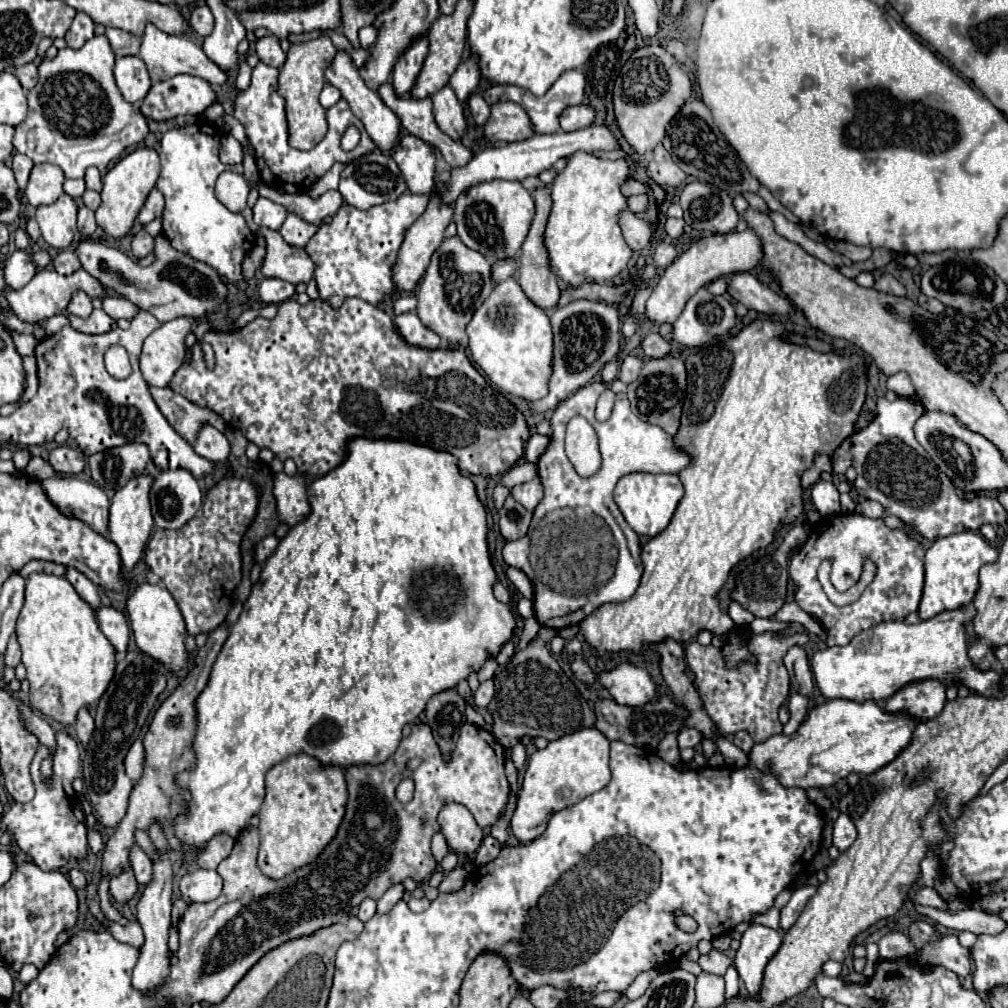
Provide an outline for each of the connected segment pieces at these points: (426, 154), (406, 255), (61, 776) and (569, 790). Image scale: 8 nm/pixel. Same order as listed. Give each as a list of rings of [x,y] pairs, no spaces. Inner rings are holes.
[[[403,135],[393,153],[395,163],[405,175],[407,191],[429,193],[435,181],[435,151],[415,135]]]
[[[433,195],[427,211],[409,227],[409,231],[405,235],[405,241],[403,241],[401,249],[399,249],[399,255],[395,259],[395,265],[393,265],[393,283],[395,283],[397,291],[413,291],[417,287],[417,283],[421,281],[421,277],[423,277],[423,273],[425,273],[425,269],[429,265],[429,259],[431,259],[433,251],[443,241],[443,231],[449,225],[451,217],[453,217],[451,207],[445,205],[445,203],[441,203],[437,199],[437,195]]]
[[[57,733],[57,749],[51,751],[45,745],[39,745],[37,755],[31,763],[31,777],[37,789],[33,801],[15,803],[3,815],[1,825],[13,833],[19,849],[33,857],[33,861],[44,871],[60,870],[71,858],[77,861],[87,859],[89,845],[87,845],[88,829],[85,825],[85,815],[71,787],[73,779],[79,775],[81,775],[81,763],[79,763],[79,747],[75,739],[71,739],[67,733]],[[47,757],[53,757],[53,775],[49,783],[45,783],[45,777],[41,775],[39,769],[41,761]]]
[[[583,727],[575,733],[549,741],[545,749],[535,751],[527,761],[523,785],[519,789],[517,809],[511,817],[511,833],[519,841],[533,841],[543,833],[543,823],[555,813],[591,793],[601,791],[611,779],[609,739],[595,727]]]

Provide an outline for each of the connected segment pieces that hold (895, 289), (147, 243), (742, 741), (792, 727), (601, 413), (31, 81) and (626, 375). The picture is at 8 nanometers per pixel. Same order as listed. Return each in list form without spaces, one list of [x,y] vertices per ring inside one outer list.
[[[883,273],[875,279],[873,285],[877,291],[885,291],[885,293],[893,293],[893,295],[905,295],[905,287],[891,275],[891,273]]]
[[[141,229],[139,233],[133,235],[133,255],[137,259],[143,259],[151,251],[153,251],[153,237],[145,229]]]
[[[741,731],[741,733],[735,733],[733,735],[733,743],[741,749],[741,751],[745,751],[745,753],[749,753],[749,749],[753,747],[753,737],[749,737],[749,733],[745,733],[745,731]]]
[[[793,693],[789,699],[789,711],[791,711],[791,719],[789,723],[783,727],[785,735],[791,735],[797,731],[799,723],[805,719],[807,715],[807,705],[809,705],[809,697],[801,695],[801,693]]]
[[[607,387],[607,389],[601,393],[599,403],[597,403],[597,419],[599,419],[599,421],[603,421],[603,419],[609,417],[611,407],[613,407],[613,401],[615,401],[615,393]]]
[[[27,63],[23,67],[17,67],[15,75],[17,75],[19,83],[23,85],[23,89],[33,89],[33,85],[37,85],[37,65],[35,63]]]
[[[627,355],[621,363],[621,371],[619,371],[619,381],[623,383],[633,383],[637,377],[639,377],[639,371],[641,371],[641,365],[643,361],[639,357],[633,357],[633,355]]]

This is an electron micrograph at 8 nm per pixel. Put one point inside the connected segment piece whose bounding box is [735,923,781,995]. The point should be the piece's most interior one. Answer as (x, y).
(758, 944)

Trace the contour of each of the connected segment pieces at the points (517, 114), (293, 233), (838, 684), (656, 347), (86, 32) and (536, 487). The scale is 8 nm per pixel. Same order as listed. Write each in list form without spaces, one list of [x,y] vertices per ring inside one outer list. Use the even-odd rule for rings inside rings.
[[[511,101],[495,103],[489,121],[483,125],[483,137],[491,143],[513,143],[531,135],[533,131],[529,133],[529,117],[525,109]]]
[[[291,213],[291,215],[285,219],[285,223],[281,225],[279,233],[281,233],[281,237],[283,237],[289,245],[305,247],[307,241],[313,237],[313,233],[317,233],[317,229],[319,229],[321,225],[327,225],[331,220],[331,217],[327,217],[323,223],[313,225],[313,223],[307,223],[307,221],[303,221],[303,219],[299,219],[299,217],[295,217],[295,215]]]
[[[973,603],[939,613],[927,621],[905,625],[901,621],[883,621],[871,629],[861,631],[849,645],[843,647],[827,647],[825,651],[817,651],[811,661],[811,671],[815,675],[815,681],[823,693],[825,699],[851,699],[851,701],[885,701],[885,697],[891,697],[901,689],[901,685],[909,685],[913,681],[927,681],[937,679],[945,687],[967,687],[971,693],[983,695],[983,697],[1003,697],[1001,693],[1001,677],[1005,677],[1005,669],[989,667],[989,669],[977,669],[969,657],[969,639],[965,633],[965,625],[973,621],[975,617]]]
[[[653,331],[653,333],[647,333],[647,337],[643,339],[643,351],[645,351],[645,355],[647,357],[665,357],[665,355],[669,355],[671,353],[671,343],[665,339],[665,337],[661,337],[657,331]]]
[[[77,13],[71,27],[69,27],[69,31],[67,31],[67,35],[65,35],[67,45],[71,49],[83,47],[83,43],[93,37],[93,29],[95,29],[95,23],[91,21],[91,17],[85,15],[85,13]]]
[[[537,476],[533,481],[521,483],[521,485],[515,485],[511,489],[511,497],[519,501],[527,511],[534,511],[539,501],[543,499],[543,487],[541,487],[539,477]]]

